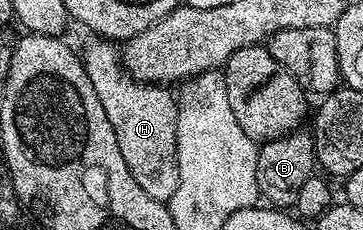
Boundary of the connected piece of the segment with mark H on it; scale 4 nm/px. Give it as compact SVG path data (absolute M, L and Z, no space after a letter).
M90 40L80 50L82 66L88 72L88 80L92 80L92 88L96 88L96 96L100 96L100 104L104 104L104 116L108 116L108 124L116 132L116 144L120 144L120 156L124 156L124 164L128 164L128 172L156 200L169 203L176 192L176 184L180 184L180 168L178 167L178 141L176 140L176 120L178 119L178 99L169 94L167 87L153 82L140 82L125 70L119 47L110 40Z

